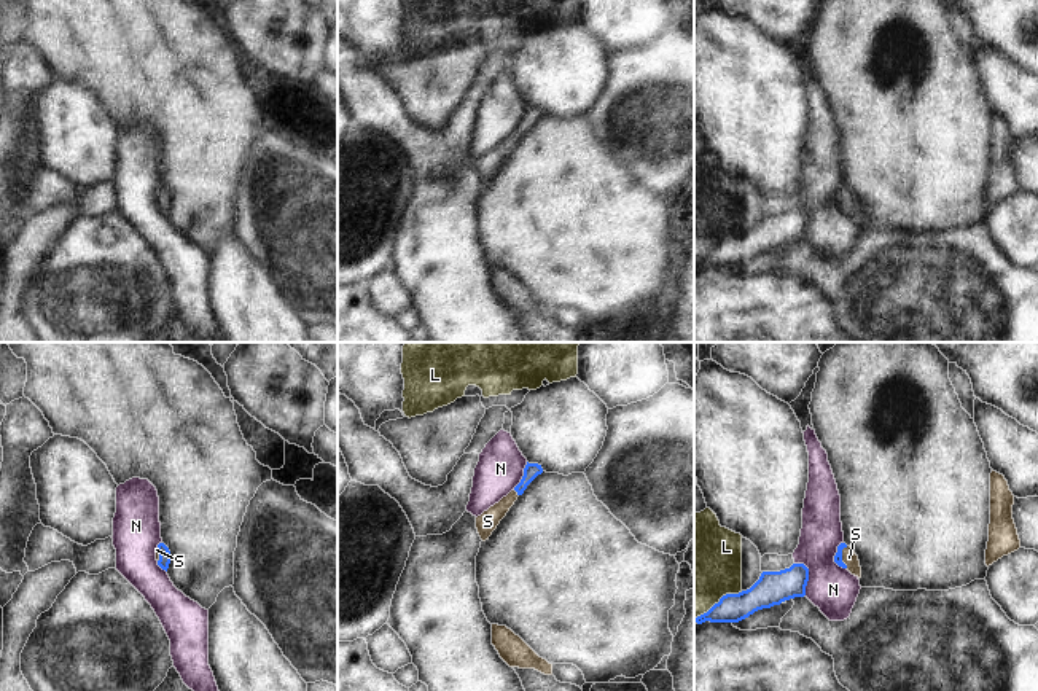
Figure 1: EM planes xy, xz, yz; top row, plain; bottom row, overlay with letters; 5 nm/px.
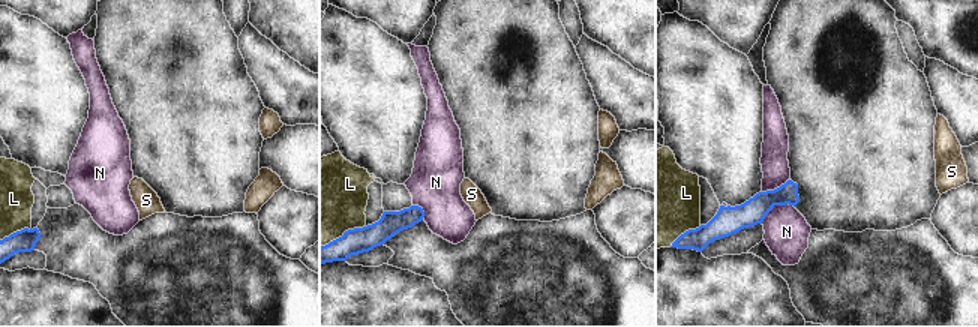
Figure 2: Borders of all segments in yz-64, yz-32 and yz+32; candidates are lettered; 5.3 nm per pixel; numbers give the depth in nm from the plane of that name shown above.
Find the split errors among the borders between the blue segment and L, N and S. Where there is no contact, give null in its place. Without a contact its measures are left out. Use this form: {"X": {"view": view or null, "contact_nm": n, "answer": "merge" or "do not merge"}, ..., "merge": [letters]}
{"L": {"view": "yz", "contact_nm": 280, "answer": "do not merge"}, "N": {"view": "yz", "contact_nm": 180, "answer": "do not merge"}, "S": {"view": "yz", "contact_nm": 110, "answer": "merge"}, "merge": ["S"]}

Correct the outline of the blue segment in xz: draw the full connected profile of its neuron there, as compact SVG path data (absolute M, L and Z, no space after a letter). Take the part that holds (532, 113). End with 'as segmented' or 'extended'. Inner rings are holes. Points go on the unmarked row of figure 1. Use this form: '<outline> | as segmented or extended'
M527 105L521 126L498 146L495 146L494 150L490 150L487 154L484 154L481 159L476 161L476 172L482 185L489 183L489 180L497 172L500 164L514 148L517 140L522 139L527 129L541 116L543 116L541 108Z | extended

